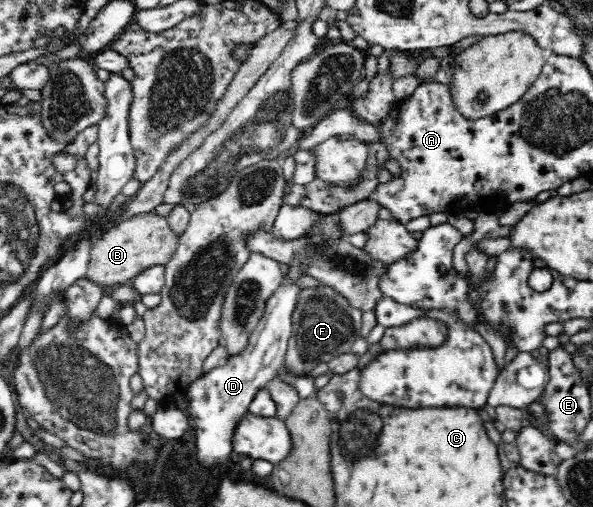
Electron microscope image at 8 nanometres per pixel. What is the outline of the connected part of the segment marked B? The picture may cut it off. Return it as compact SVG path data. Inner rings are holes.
M152 211L123 217L104 228L94 241L83 280L95 284L101 291L130 284L137 274L151 265L166 264L177 247L177 236L169 230L167 219Z

